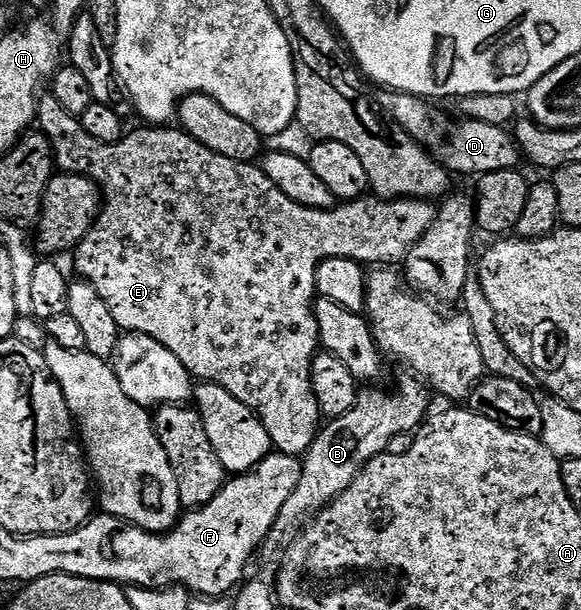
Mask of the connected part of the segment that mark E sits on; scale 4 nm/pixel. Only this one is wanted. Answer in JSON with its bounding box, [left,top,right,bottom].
[38,96,437,456]

